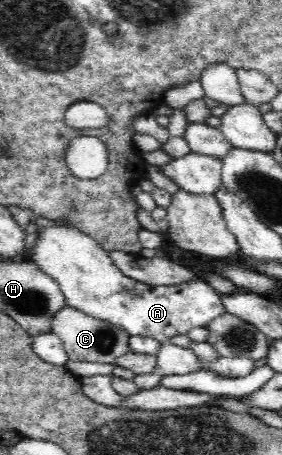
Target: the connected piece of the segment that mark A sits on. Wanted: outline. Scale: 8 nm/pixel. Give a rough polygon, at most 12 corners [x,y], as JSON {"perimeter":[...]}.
{"perimeter":[[77,228],[27,260],[66,307],[163,345],[227,313],[199,278],[151,286]]}

